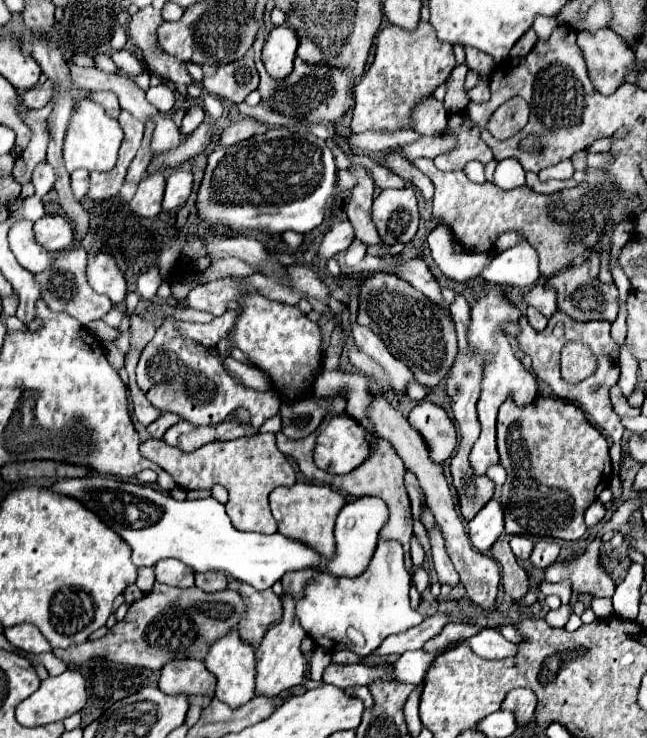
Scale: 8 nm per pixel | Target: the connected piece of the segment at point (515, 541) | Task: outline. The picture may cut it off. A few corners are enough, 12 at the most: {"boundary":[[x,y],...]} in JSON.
{"boundary":[[524,535],[510,539],[516,559],[526,561],[530,557],[532,543]]}

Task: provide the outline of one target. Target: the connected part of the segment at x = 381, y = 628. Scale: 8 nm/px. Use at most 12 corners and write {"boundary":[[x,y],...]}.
{"boundary":[[396,541],[364,577],[314,575],[294,615],[329,652],[372,653],[424,619]]}

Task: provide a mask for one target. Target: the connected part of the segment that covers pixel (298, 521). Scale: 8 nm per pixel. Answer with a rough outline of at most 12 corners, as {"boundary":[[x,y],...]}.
{"boundary":[[294,483],[270,493],[278,531],[332,557],[344,495]]}

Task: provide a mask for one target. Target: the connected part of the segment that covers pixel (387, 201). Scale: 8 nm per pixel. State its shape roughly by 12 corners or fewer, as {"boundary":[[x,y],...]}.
{"boundary":[[384,189],[372,219],[386,245],[418,231],[412,189]]}

